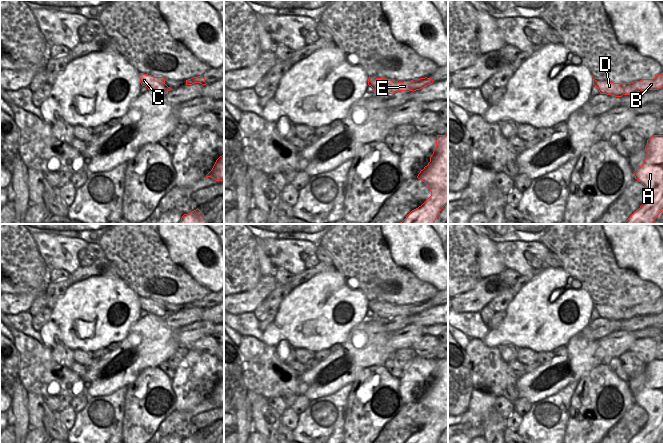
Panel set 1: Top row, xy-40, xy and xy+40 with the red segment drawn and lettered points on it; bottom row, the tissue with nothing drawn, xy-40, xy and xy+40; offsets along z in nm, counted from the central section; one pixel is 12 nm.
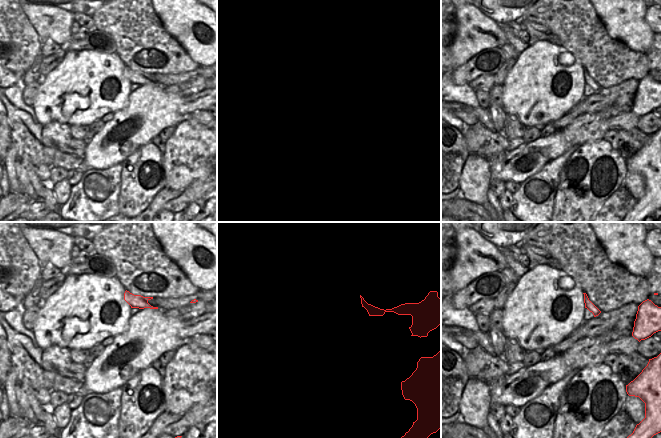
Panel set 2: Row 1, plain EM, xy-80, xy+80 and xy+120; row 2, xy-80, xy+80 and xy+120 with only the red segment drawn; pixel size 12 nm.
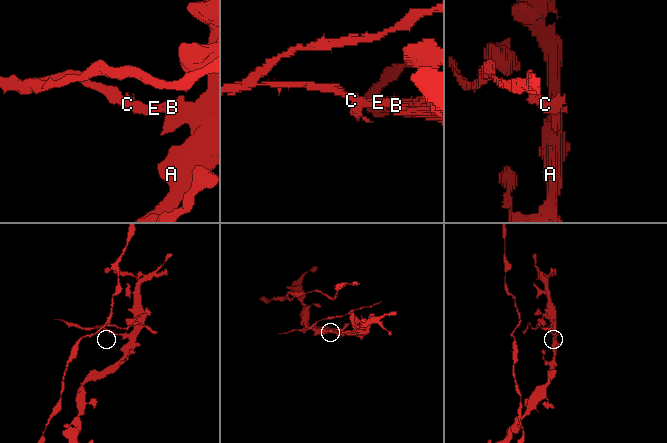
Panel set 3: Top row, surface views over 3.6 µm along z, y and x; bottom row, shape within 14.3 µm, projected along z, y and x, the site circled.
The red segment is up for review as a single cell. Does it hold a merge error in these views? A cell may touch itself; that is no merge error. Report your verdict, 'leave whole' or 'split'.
split

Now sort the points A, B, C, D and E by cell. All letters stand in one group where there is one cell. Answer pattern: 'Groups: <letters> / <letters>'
Groups: A B E / C D.

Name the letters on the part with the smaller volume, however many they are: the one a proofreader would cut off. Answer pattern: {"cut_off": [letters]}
{"cut_off": ["C", "D"]}

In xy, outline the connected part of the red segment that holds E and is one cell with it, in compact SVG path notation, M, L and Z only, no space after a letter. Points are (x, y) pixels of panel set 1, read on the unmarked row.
M420 302L420 303L413 303L411 305L404 305L404 306L396 306L395 312L399 315L416 315L420 314L430 308L432 308L434 305L431 302Z

